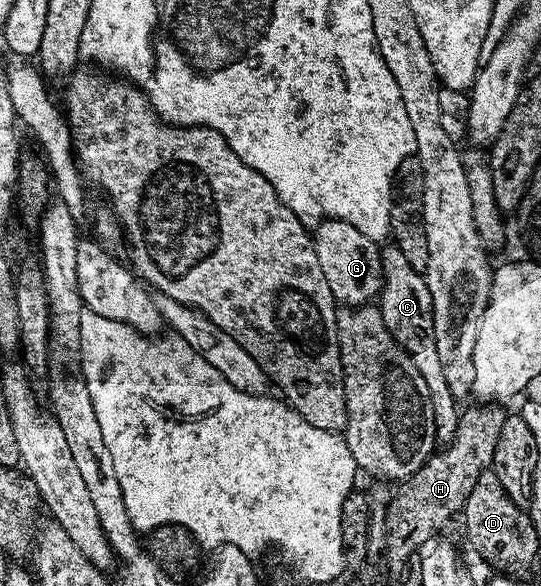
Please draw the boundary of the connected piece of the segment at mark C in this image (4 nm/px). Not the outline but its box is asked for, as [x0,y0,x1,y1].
[381,245,459,445]

